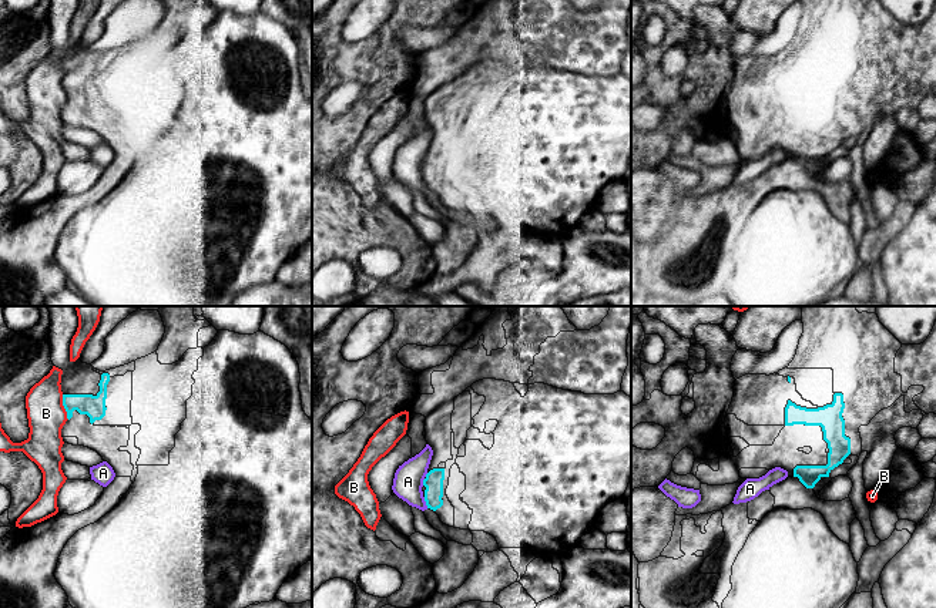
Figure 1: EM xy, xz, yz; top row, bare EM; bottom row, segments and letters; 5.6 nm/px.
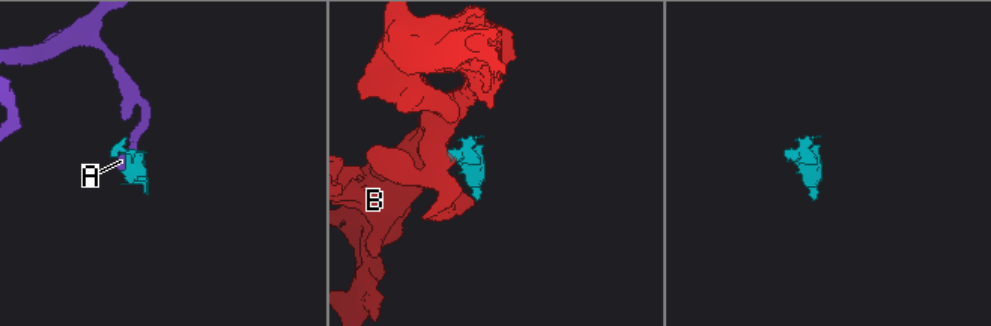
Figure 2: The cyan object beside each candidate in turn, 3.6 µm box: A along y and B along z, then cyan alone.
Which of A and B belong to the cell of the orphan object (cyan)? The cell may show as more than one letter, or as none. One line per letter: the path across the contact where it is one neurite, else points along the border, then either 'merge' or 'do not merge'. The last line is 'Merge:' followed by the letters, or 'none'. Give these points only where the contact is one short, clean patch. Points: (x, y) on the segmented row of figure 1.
A: border xz (423, 497), (428, 507); do not merge
B: border xy (61, 395), (61, 403), (69, 419); do not merge
Merge: none

